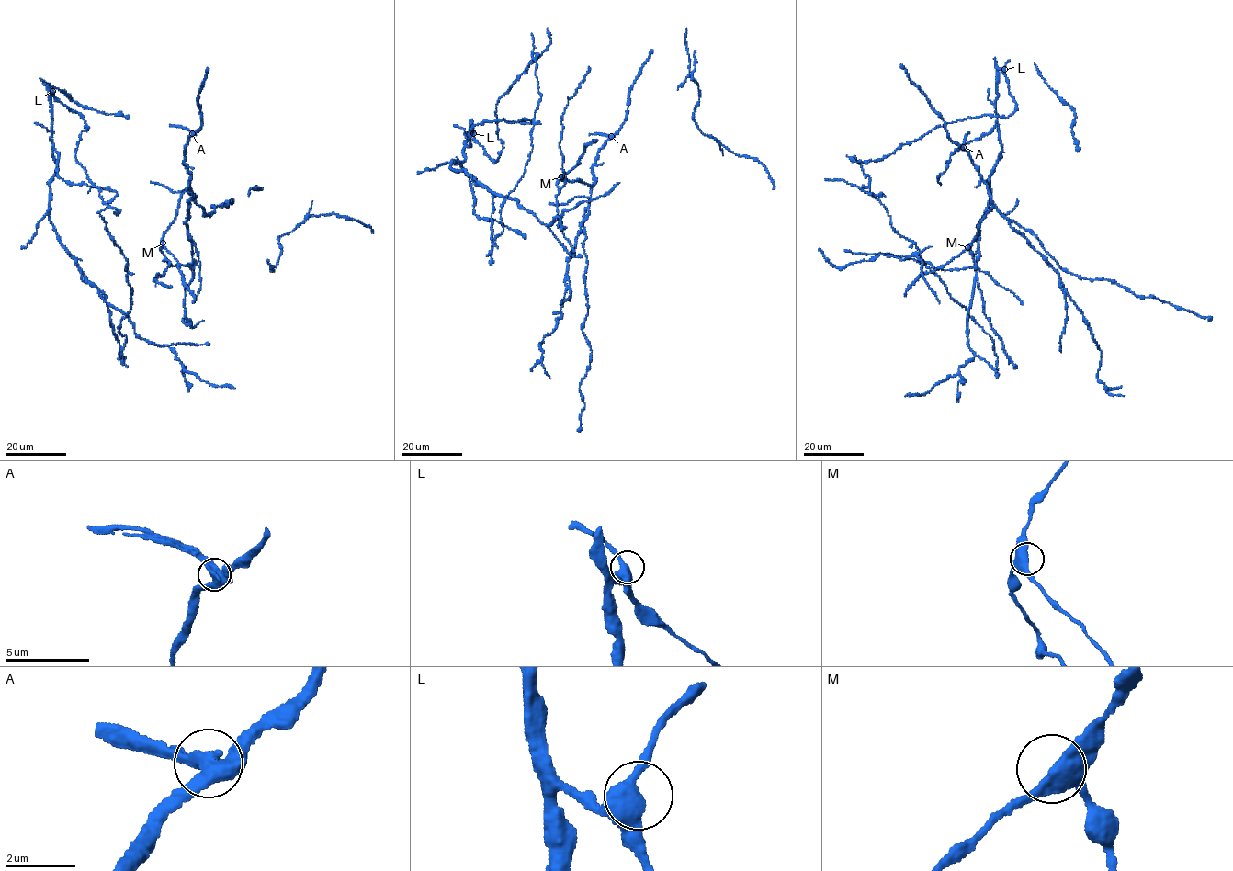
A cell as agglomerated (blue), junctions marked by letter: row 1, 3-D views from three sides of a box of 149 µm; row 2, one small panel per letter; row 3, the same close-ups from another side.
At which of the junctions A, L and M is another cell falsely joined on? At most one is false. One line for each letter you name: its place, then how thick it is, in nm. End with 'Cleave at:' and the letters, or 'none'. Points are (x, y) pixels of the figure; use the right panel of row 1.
A: Place: (963, 147). Thickness 440 nm
Cleave at: A

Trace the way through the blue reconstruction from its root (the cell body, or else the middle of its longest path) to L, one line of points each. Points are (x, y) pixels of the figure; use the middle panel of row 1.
L: (520, 179), (510, 198), (476, 184), (463, 170), (452, 169), (453, 160), (464, 157), (471, 127), (473, 133)

